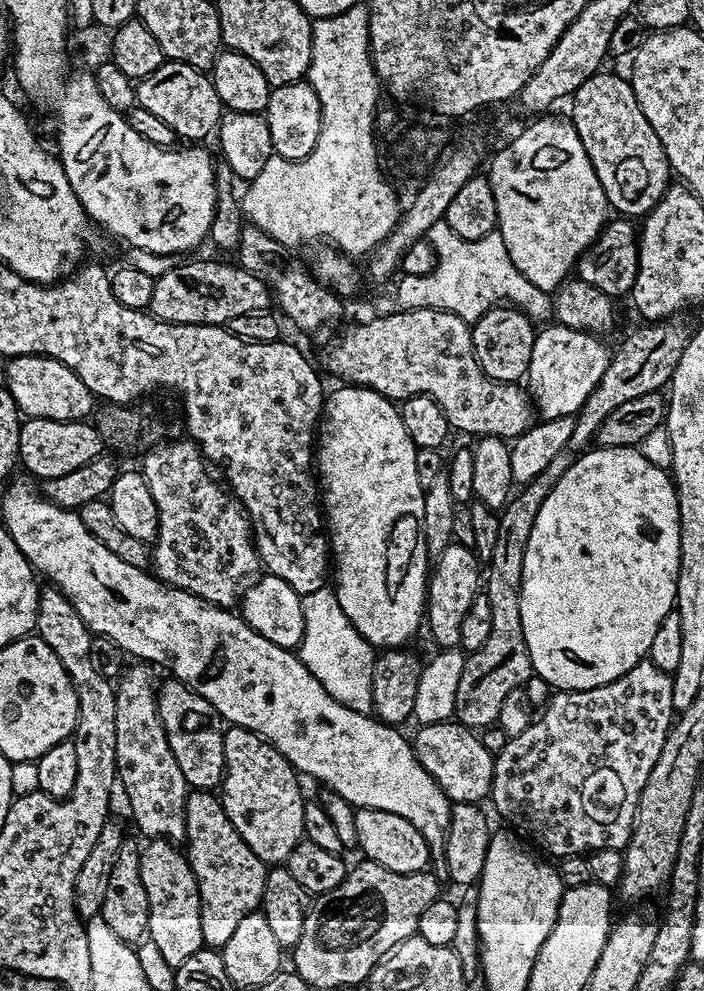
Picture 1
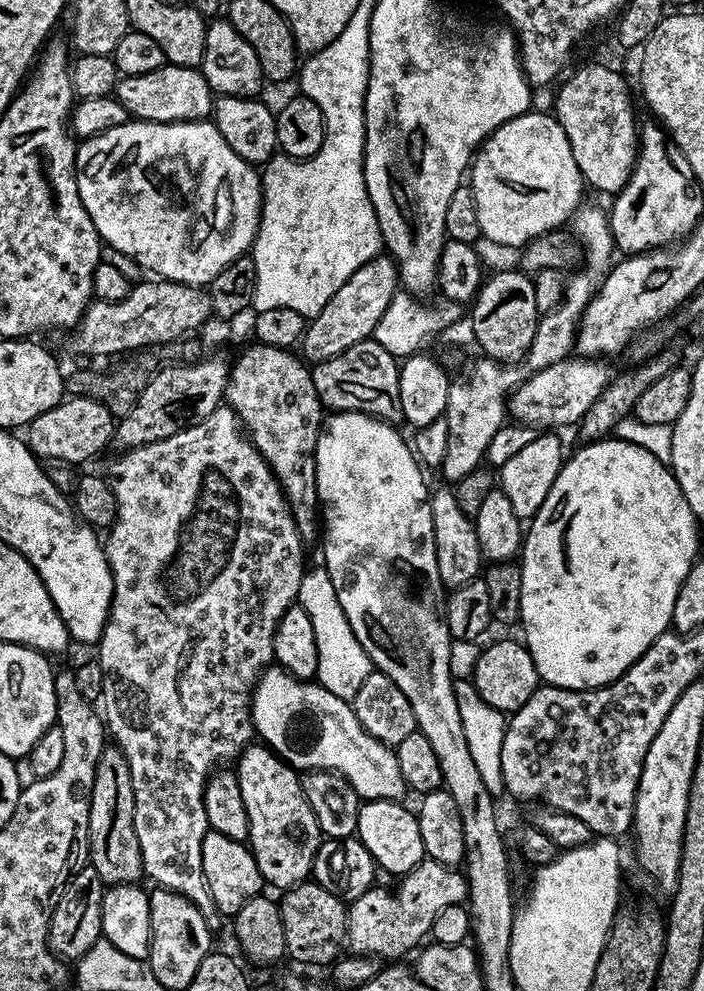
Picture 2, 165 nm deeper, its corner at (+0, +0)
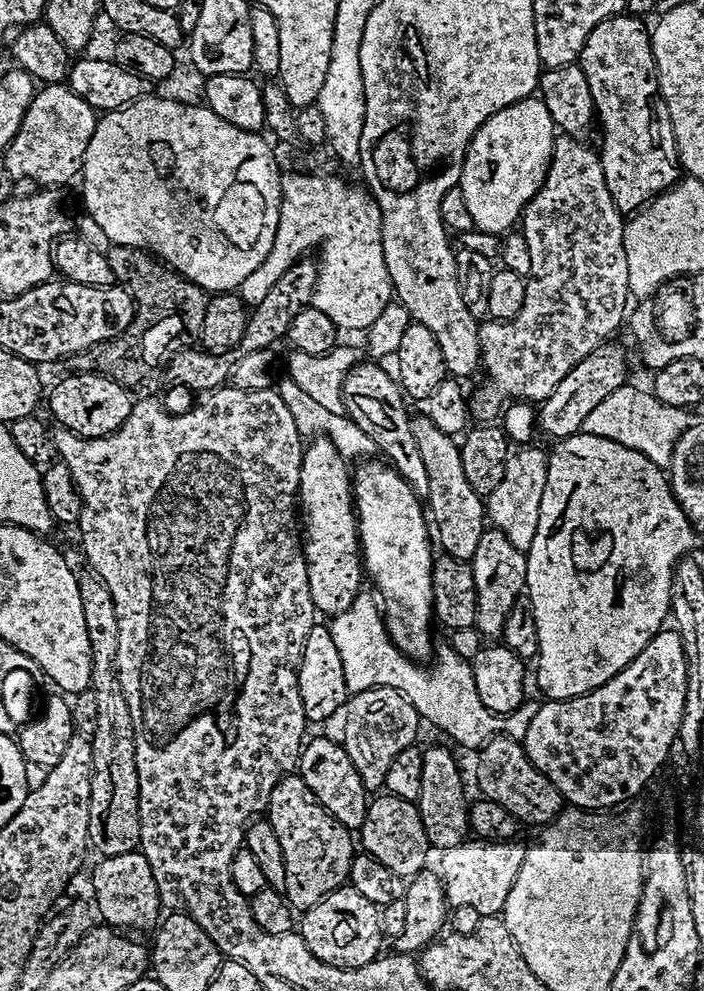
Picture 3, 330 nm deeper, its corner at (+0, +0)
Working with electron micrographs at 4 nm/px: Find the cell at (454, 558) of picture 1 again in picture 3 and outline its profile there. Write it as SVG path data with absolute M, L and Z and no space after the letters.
M413 415L411 421L423 465L426 466L426 477L429 479L426 508L430 513L430 524L434 529L435 539L438 544L440 539L440 544L444 547L441 548L443 555L471 562L474 550L478 550L478 542L486 530L485 501L476 493L474 486L466 482L459 443L453 437L442 434L442 430L438 430L438 426L434 426L434 422L430 422L426 415Z

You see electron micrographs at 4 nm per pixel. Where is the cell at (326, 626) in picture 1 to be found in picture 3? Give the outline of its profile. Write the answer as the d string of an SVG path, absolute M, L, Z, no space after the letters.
M357 592L347 610L339 612L330 620L334 646L338 646L338 654L342 658L342 670L349 693L371 688L396 688L412 703L421 721L428 723L429 720L434 727L441 728L454 743L464 748L479 750L493 736L505 735L511 740L523 741L537 710L535 703L525 702L508 715L496 715L482 704L478 696L471 663L449 646L441 650L436 673L431 676L424 666L410 662L404 653L394 647L388 631L384 629L381 605L374 599L373 593L368 592Z

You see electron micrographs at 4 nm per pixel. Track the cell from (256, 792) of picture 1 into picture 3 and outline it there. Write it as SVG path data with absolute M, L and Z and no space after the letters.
M299 774L281 778L270 794L266 819L278 834L278 846L282 846L282 858L286 866L286 882L283 891L293 909L303 910L322 902L326 894L345 887L352 865L353 833L344 828L314 798L310 786Z

